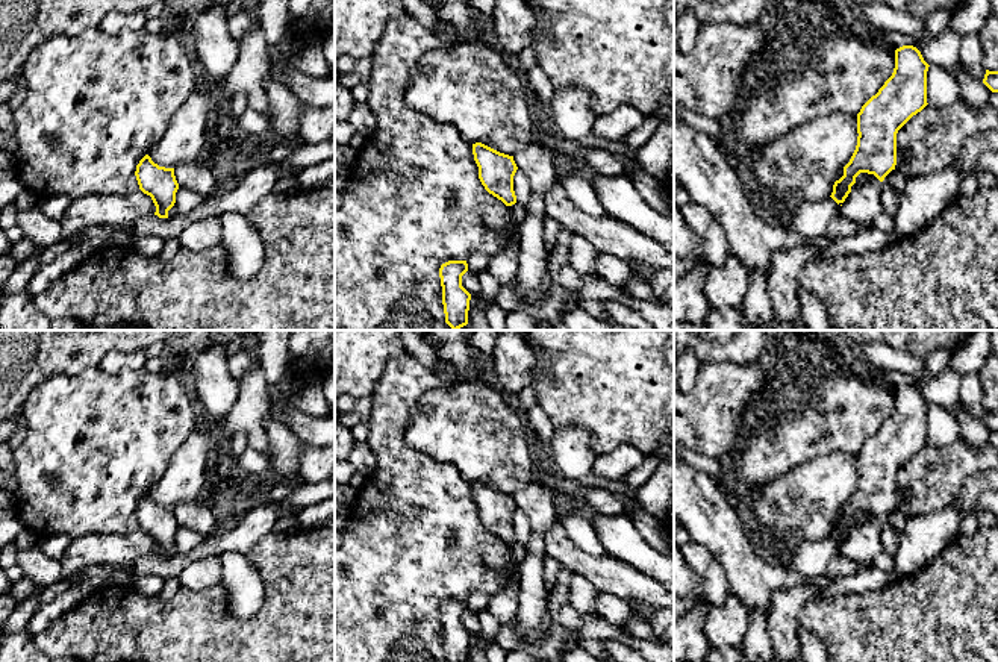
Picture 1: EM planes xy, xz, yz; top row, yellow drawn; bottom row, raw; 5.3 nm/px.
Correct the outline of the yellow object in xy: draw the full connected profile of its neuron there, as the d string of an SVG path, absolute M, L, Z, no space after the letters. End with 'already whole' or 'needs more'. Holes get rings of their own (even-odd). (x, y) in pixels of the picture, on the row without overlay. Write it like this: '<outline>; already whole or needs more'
M145 494L136 504L135 515L139 529L151 536L156 545L154 554L168 557L168 550L174 545L179 529L174 507L159 506Z; already whole

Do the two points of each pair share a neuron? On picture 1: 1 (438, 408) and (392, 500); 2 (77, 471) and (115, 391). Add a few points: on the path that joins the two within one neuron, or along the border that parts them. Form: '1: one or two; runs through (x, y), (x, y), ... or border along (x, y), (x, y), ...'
1: two; border along (412, 415), (405, 441), (417, 450), (450, 464)
2: one; runs through (91, 452), (115, 426), (115, 411)

